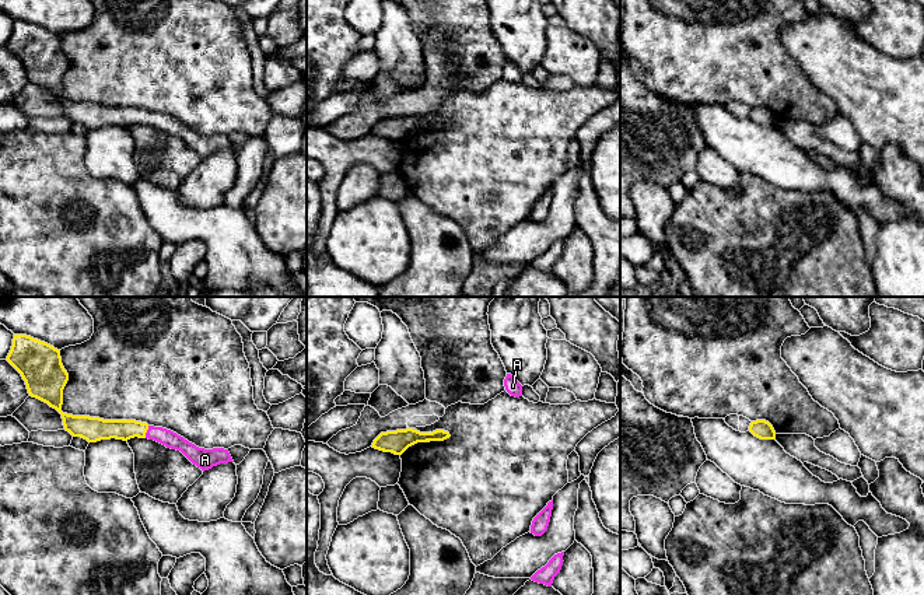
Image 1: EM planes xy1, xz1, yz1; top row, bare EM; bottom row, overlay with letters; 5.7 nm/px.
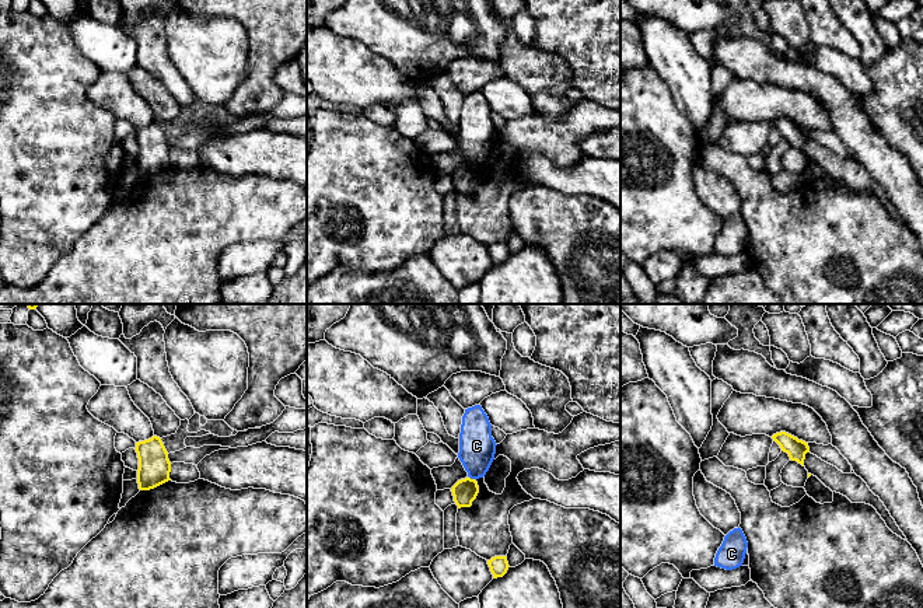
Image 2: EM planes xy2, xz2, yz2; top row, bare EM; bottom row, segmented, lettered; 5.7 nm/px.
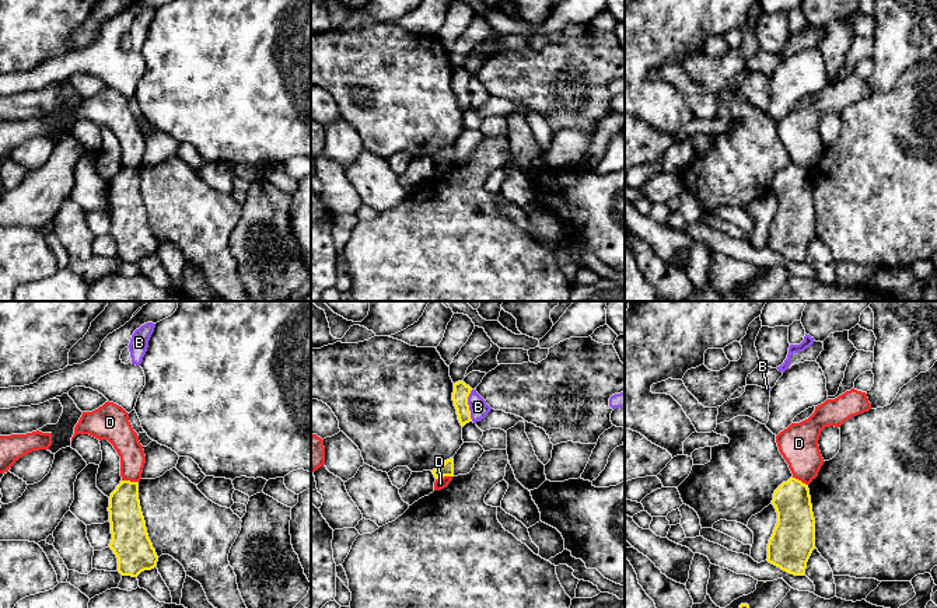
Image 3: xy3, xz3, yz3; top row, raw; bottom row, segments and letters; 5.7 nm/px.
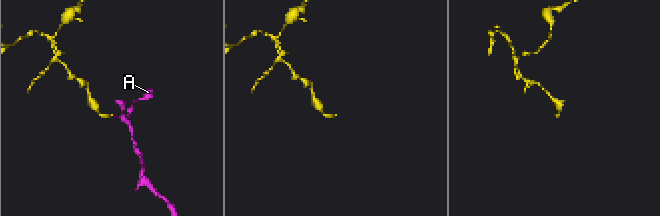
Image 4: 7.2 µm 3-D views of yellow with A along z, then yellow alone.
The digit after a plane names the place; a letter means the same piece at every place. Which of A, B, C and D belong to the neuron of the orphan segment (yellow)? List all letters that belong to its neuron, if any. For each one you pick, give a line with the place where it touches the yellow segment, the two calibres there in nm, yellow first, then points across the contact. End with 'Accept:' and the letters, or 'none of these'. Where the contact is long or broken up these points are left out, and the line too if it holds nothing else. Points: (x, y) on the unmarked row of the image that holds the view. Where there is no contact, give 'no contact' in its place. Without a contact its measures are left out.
A: contact xy1 (146, 118); calibres 120 and 100 nm; way xy1 (125, 116), (146, 118), (157, 119), (171, 126)
Accept: A

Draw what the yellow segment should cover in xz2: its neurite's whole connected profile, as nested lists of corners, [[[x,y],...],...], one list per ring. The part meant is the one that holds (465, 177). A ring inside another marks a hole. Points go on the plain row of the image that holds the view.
[[[465,164],[465,165],[458,167],[452,172],[451,178],[452,178],[454,188],[458,192],[458,195],[471,193],[472,188],[476,185],[479,179],[479,172],[475,165]]]

